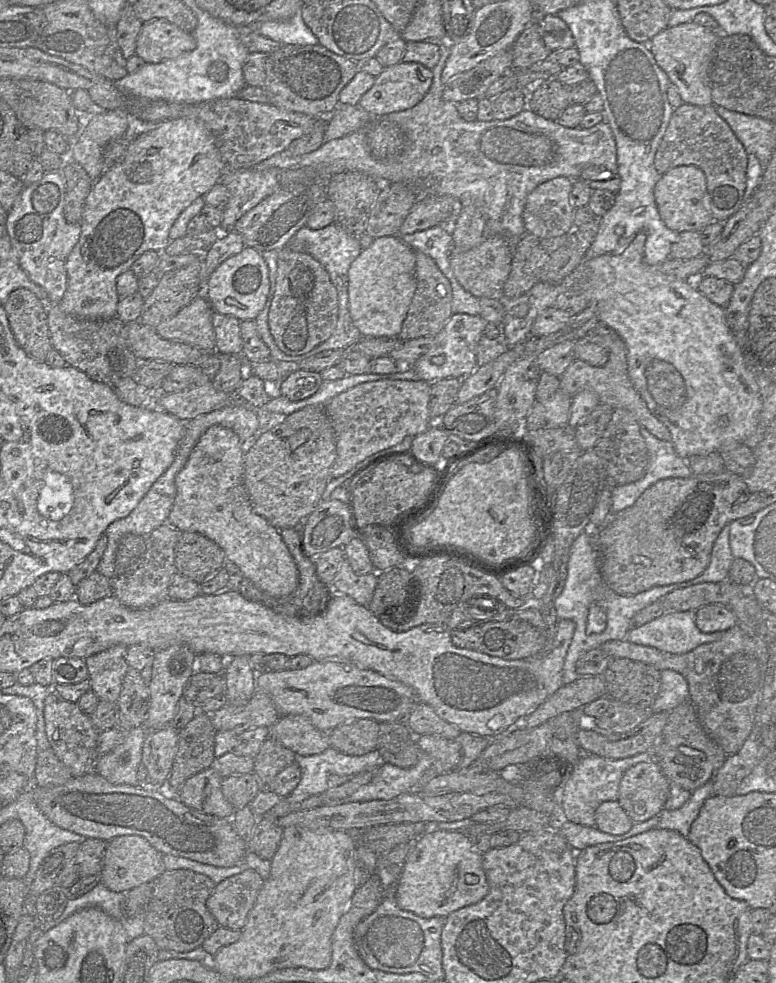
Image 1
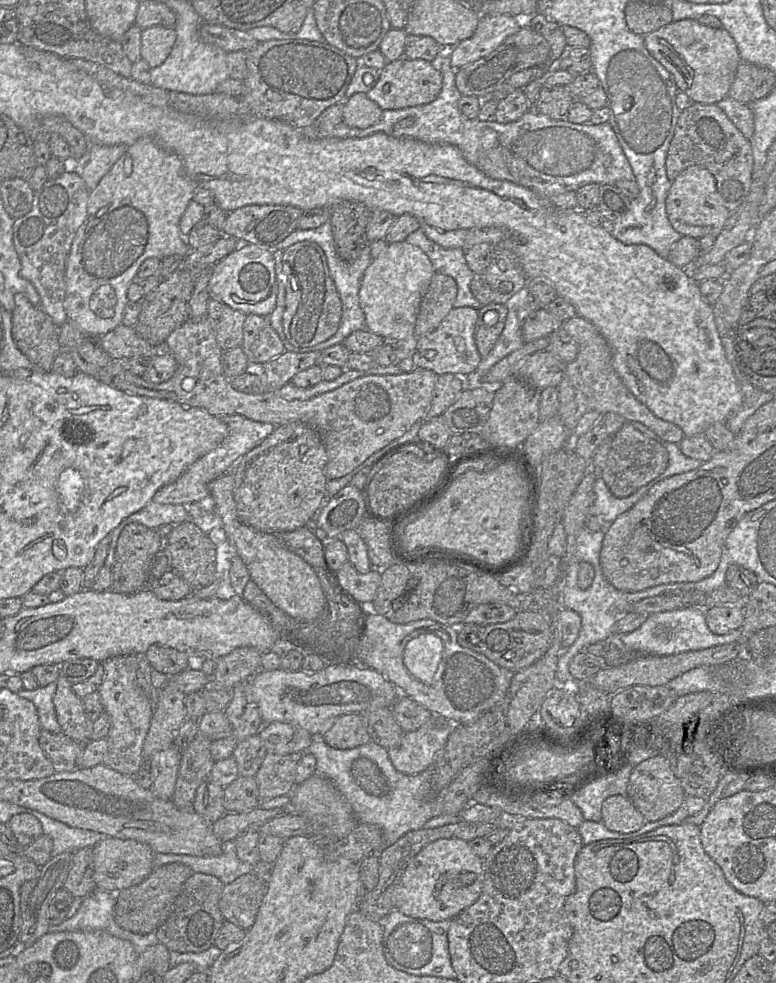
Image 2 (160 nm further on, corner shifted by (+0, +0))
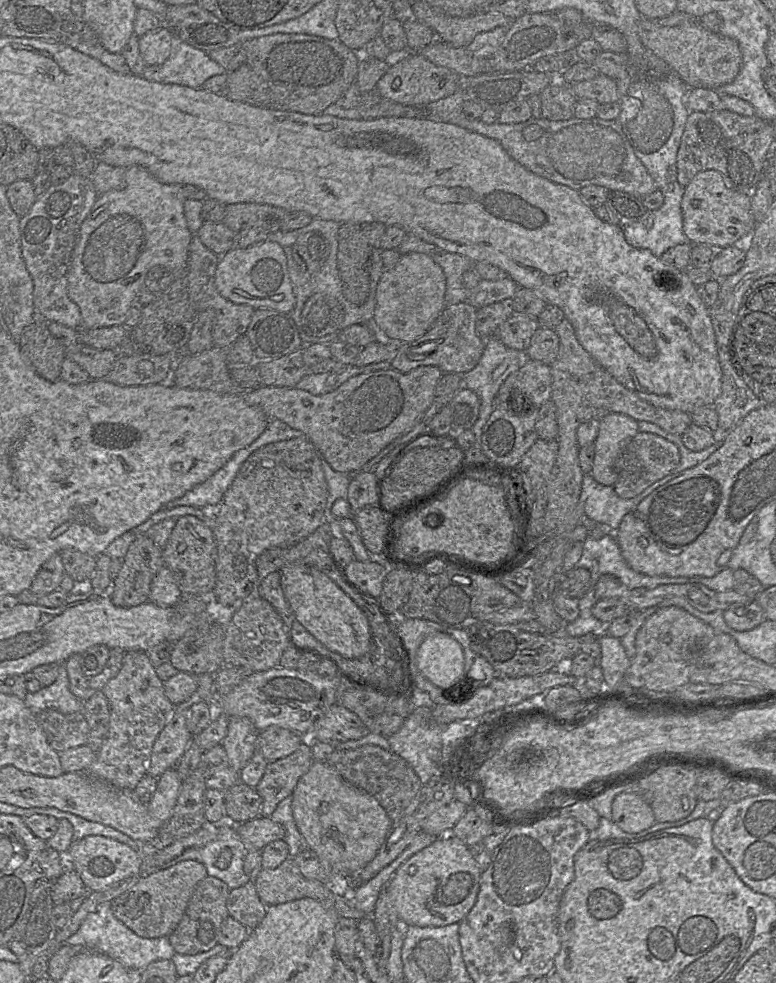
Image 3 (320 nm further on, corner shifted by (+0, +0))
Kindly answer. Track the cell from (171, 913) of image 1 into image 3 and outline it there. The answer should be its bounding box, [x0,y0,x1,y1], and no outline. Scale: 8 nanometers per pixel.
[168,876,230,955]

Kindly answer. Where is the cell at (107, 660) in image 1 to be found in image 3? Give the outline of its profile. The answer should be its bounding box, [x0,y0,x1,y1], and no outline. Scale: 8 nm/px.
[86,651,176,791]

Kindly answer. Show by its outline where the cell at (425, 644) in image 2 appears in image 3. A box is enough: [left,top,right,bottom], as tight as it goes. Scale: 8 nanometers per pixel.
[416,634,464,689]

